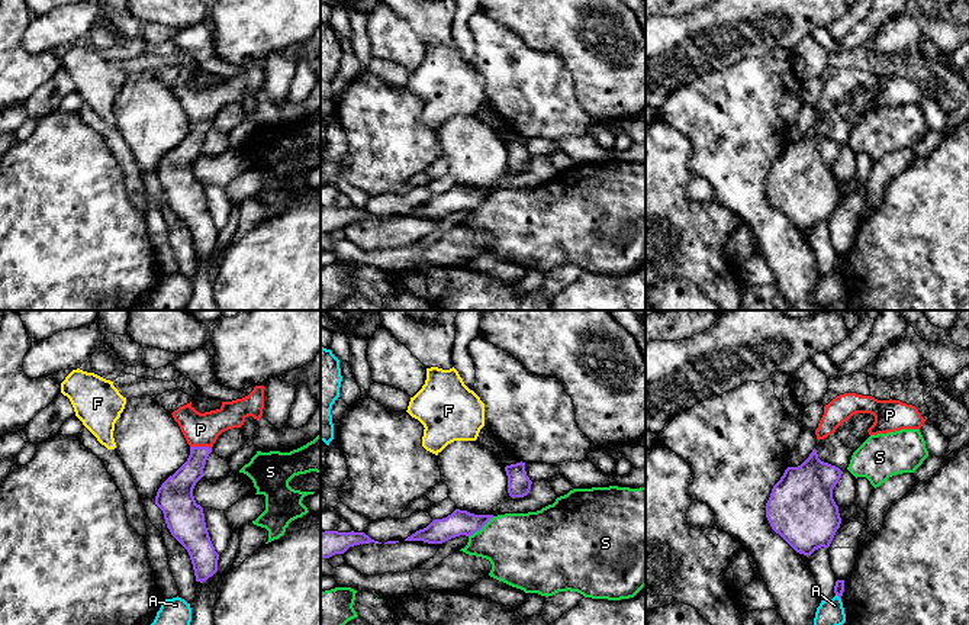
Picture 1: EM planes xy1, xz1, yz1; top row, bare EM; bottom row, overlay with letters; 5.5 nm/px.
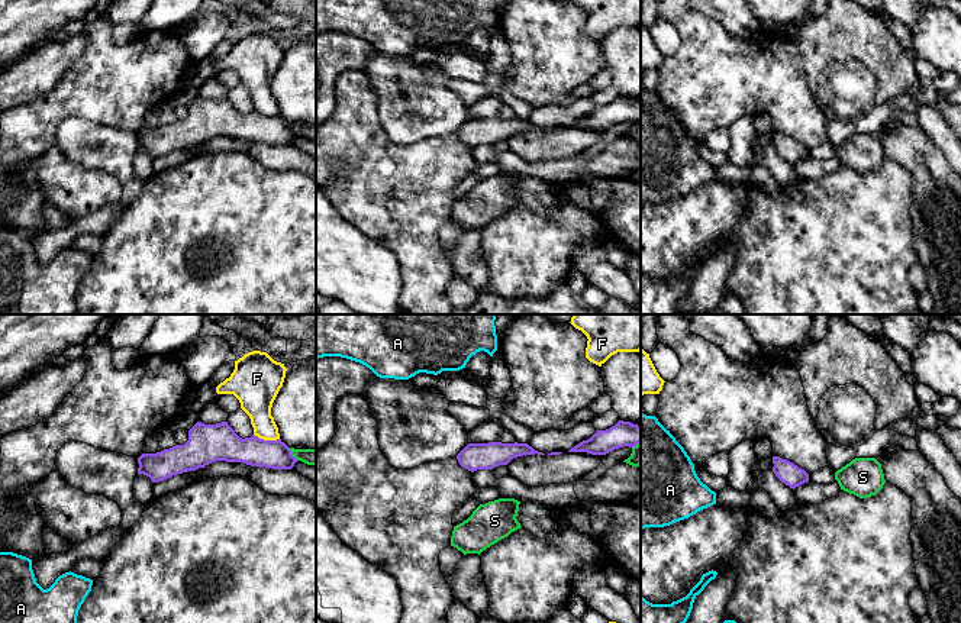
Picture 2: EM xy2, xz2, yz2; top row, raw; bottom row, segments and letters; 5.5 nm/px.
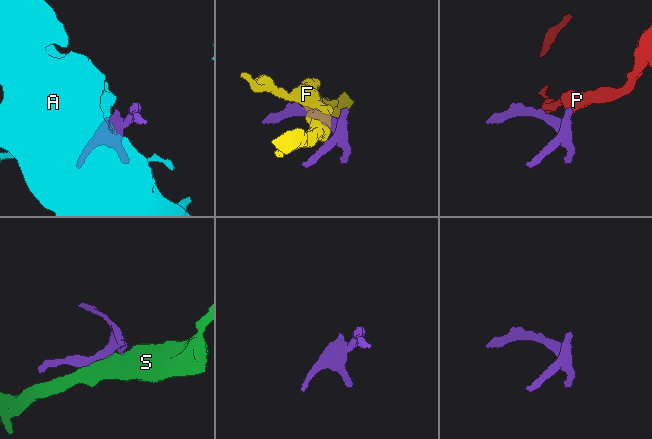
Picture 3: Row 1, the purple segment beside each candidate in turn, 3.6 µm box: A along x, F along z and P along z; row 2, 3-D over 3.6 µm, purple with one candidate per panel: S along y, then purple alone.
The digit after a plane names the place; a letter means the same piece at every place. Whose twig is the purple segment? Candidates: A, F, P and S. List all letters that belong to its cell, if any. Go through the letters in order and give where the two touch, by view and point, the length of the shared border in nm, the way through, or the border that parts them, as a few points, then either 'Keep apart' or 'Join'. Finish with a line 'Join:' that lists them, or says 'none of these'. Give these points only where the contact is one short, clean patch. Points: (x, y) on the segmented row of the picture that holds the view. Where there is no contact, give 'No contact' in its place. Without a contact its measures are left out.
A: Touches purple at yz1 (837, 595). Shared border 50 nm. Boundary: yz1 (836, 593), (840, 599). Keep apart
F: Touches purple at xy2 (267, 441). Shared border 150 nm. Boundary: xy2 (254, 433), (264, 439), (279, 439). Keep apart
P: Touches purple at xy1 (200, 447). Shared border 120 nm. Path across: xy1 (179, 486), (192, 470), (200, 447), (200, 429). Join
S: Touches purple at xz1 (480, 528). Shared border 180 nm. Keep apart
Join: P

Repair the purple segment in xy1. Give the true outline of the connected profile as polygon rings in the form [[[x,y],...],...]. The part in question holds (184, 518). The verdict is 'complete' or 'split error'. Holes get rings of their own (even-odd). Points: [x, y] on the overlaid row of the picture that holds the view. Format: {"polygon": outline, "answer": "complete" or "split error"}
{"polygon": [[[264,386],[232,402],[222,402],[216,410],[200,413],[191,402],[171,415],[178,423],[190,455],[158,489],[155,505],[162,510],[171,535],[187,550],[196,581],[206,581],[218,571],[219,554],[210,541],[203,508],[196,503],[193,489],[203,477],[203,468],[218,436],[241,428],[248,416],[260,419],[264,409]]], "answer": "split error"}

